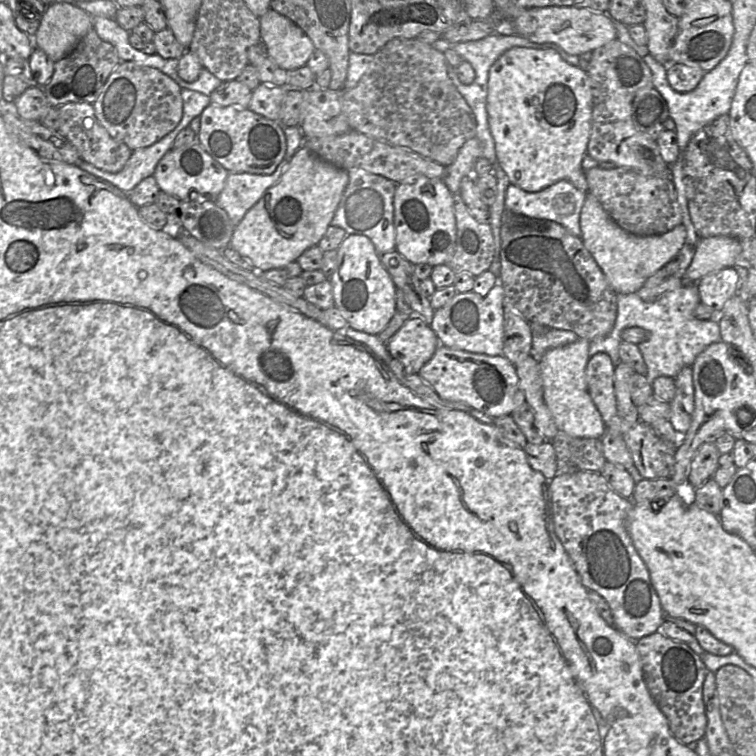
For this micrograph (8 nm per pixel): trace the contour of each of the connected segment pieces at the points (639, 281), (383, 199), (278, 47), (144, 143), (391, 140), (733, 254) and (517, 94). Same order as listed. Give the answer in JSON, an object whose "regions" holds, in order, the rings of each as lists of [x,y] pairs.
{"regions":[[[[586,194],[579,217],[581,240],[603,271],[617,294],[636,293],[646,280],[664,268],[682,249],[687,232],[683,224],[669,232],[654,236],[638,236],[617,225],[591,194]]],[[[355,168],[347,171],[348,185],[331,221],[331,226],[345,230],[347,235],[357,234],[368,237],[379,254],[396,249],[394,227],[394,194],[397,183],[381,175]]],[[[269,9],[260,18],[261,41],[267,46],[267,56],[280,68],[291,71],[307,65],[316,49],[312,40],[289,18]]],[[[121,61],[93,103],[99,123],[132,151],[151,146],[173,131],[183,115],[180,86],[157,68]]],[[[395,38],[386,43],[379,51],[373,55],[373,60],[370,67],[360,79],[357,86],[350,90],[341,92],[341,107],[347,121],[352,130],[358,131],[364,135],[388,143],[393,146],[408,148],[432,161],[435,161],[444,167],[451,165],[456,159],[460,147],[470,138],[473,138],[476,133],[475,116],[459,93],[451,79],[447,74],[447,62],[443,52],[433,48],[431,44],[422,43],[418,39]]],[[[729,236],[700,238],[684,278],[698,282],[709,274],[734,267],[741,251],[740,242]]],[[[510,48],[489,69],[486,111],[495,146],[496,165],[503,170],[509,183],[527,192],[537,192],[565,180],[587,192],[581,163],[587,154],[592,95],[586,71],[564,61],[552,48]]]]}

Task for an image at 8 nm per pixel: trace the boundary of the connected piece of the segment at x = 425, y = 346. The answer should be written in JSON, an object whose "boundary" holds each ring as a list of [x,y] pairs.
{"boundary":[[[413,314],[387,342],[387,349],[408,372],[418,373],[439,345],[440,341],[431,326]]]}

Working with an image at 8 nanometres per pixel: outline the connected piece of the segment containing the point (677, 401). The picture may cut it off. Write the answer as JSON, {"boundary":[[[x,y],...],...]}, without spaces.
{"boundary":[[[692,367],[683,368],[674,378],[676,394],[670,403],[670,422],[673,428],[682,435],[686,435],[692,422],[695,409]]]}

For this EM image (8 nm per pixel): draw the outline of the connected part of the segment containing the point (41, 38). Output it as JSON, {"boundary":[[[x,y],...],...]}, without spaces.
{"boundary":[[[55,2],[47,6],[33,37],[35,47],[42,49],[53,62],[67,56],[93,28],[93,18],[70,3]]]}

